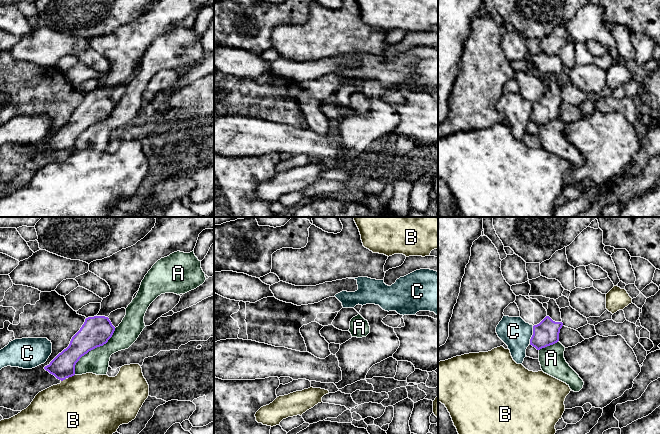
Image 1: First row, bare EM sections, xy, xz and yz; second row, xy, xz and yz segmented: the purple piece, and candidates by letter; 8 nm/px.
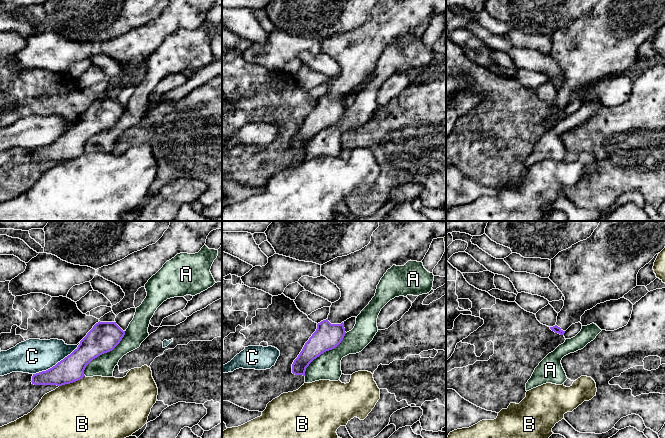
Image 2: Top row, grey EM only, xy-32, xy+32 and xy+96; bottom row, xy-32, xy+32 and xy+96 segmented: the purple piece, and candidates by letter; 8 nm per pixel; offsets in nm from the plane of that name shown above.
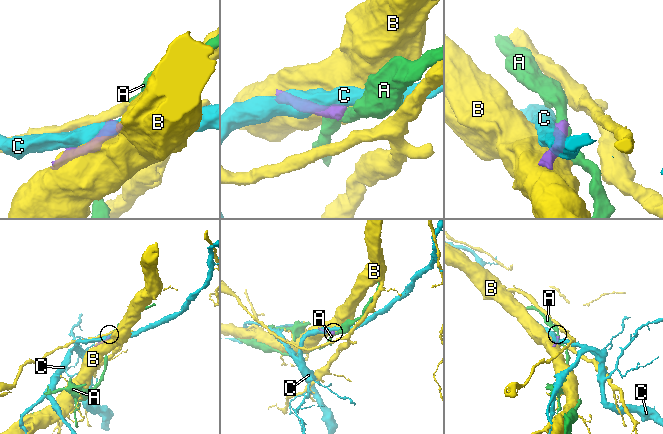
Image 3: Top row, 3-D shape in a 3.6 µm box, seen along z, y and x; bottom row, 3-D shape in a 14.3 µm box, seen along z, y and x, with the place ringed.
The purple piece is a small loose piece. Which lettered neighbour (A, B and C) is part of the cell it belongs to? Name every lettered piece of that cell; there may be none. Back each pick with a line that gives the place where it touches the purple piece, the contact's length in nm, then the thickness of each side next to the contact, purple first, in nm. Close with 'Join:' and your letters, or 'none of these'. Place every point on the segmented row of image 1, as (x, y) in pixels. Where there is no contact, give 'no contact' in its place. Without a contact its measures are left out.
Join: none of these

